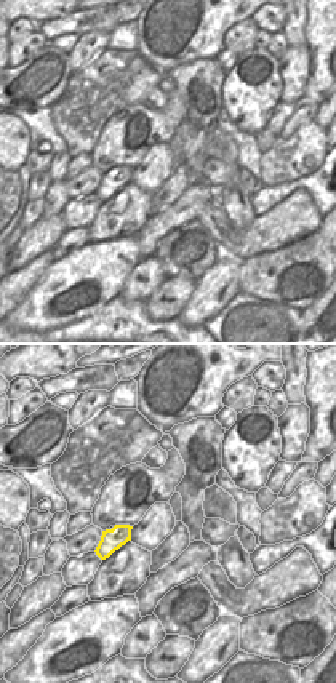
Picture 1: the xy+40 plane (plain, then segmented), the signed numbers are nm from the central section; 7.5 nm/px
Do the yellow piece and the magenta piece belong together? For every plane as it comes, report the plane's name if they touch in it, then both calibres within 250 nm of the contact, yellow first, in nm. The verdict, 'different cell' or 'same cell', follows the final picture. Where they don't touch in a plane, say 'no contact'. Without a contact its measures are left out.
no contact

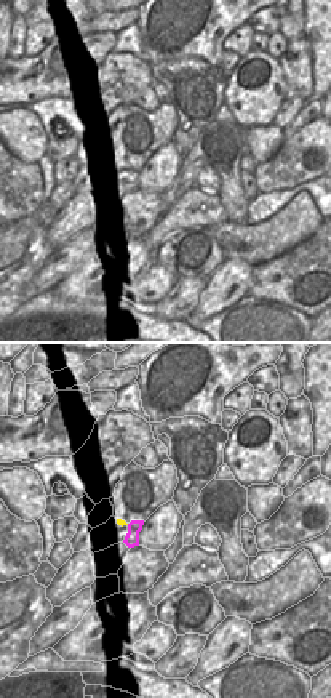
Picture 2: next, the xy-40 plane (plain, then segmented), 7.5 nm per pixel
no contact

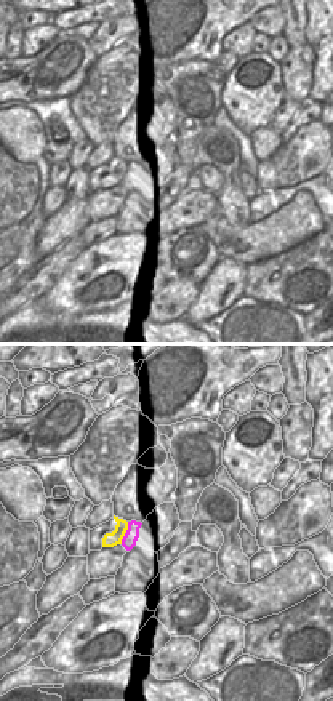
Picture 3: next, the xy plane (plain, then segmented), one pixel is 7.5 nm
contact in xy; calibres 110 and 110 nm

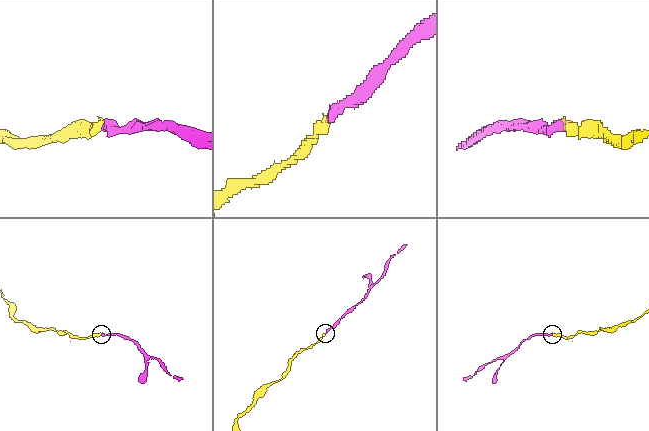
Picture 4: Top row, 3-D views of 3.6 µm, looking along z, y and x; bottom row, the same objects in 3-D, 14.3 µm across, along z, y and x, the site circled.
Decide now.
same cell

